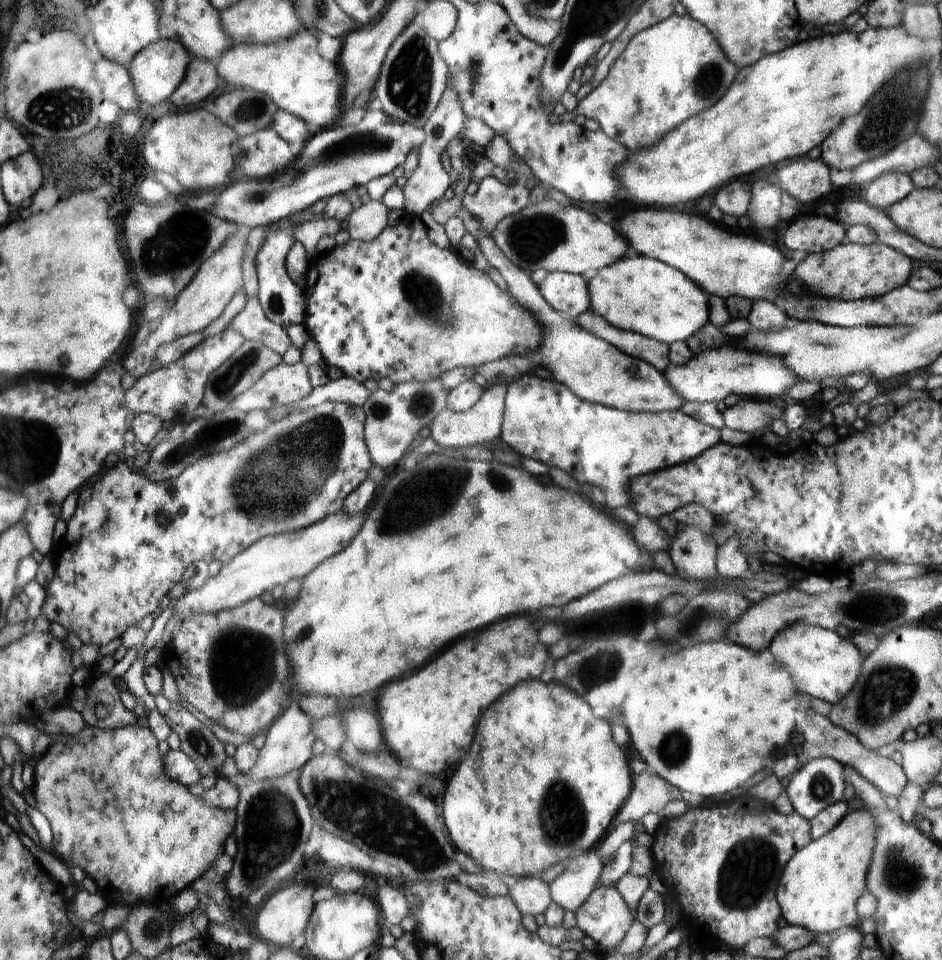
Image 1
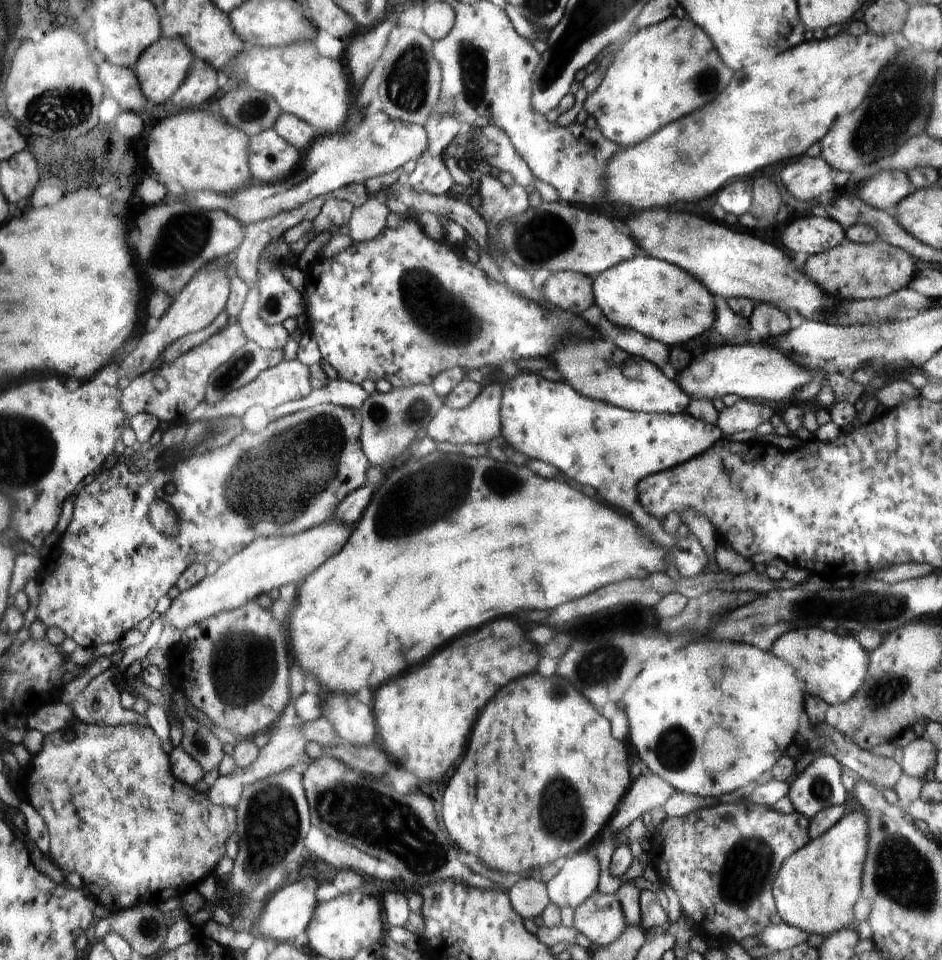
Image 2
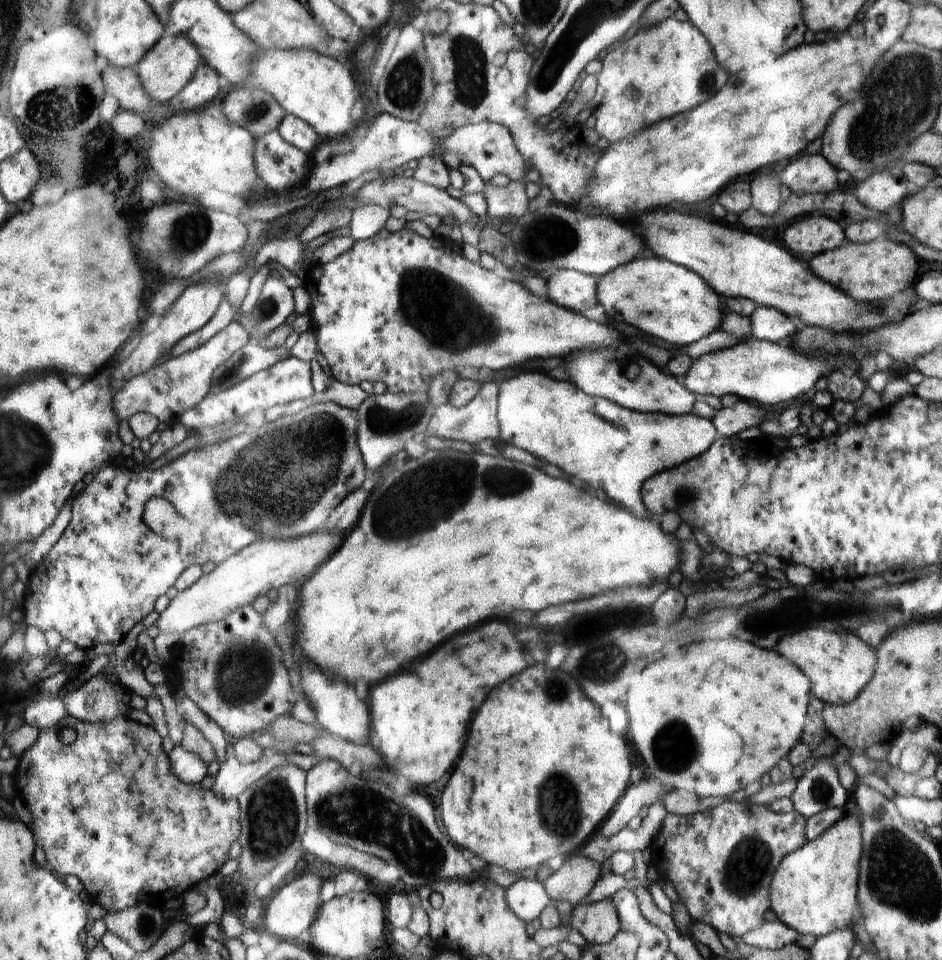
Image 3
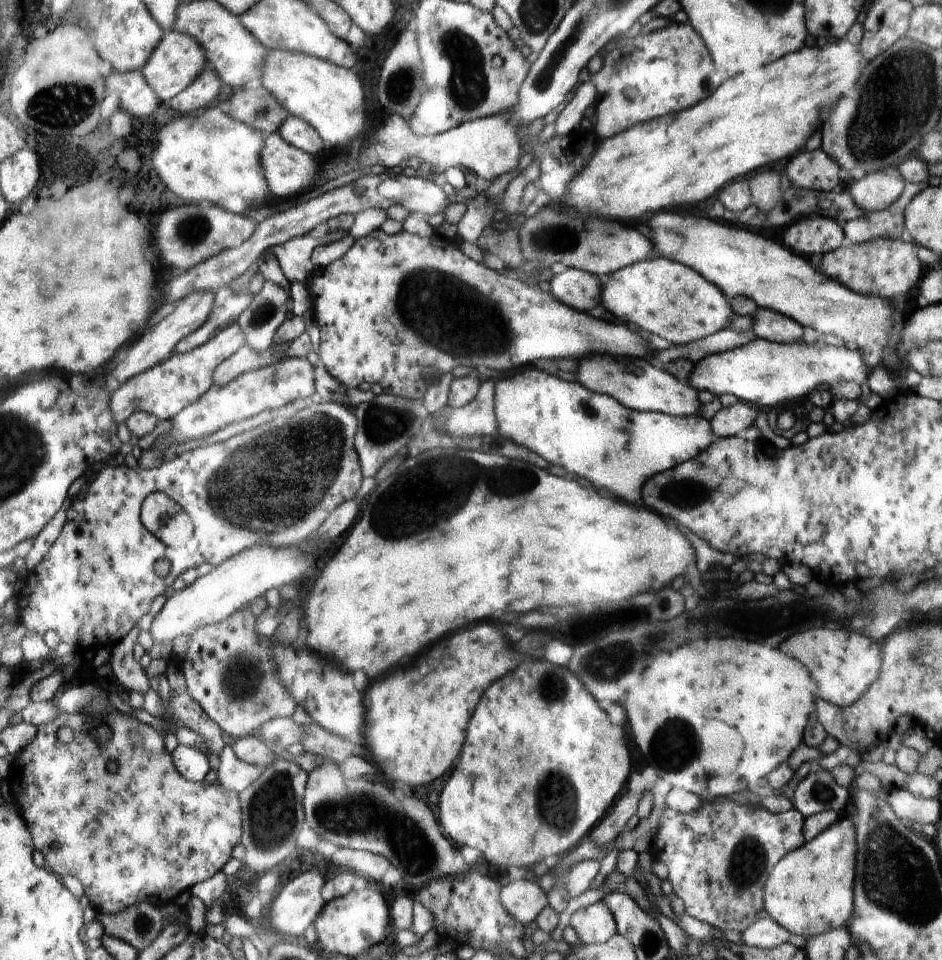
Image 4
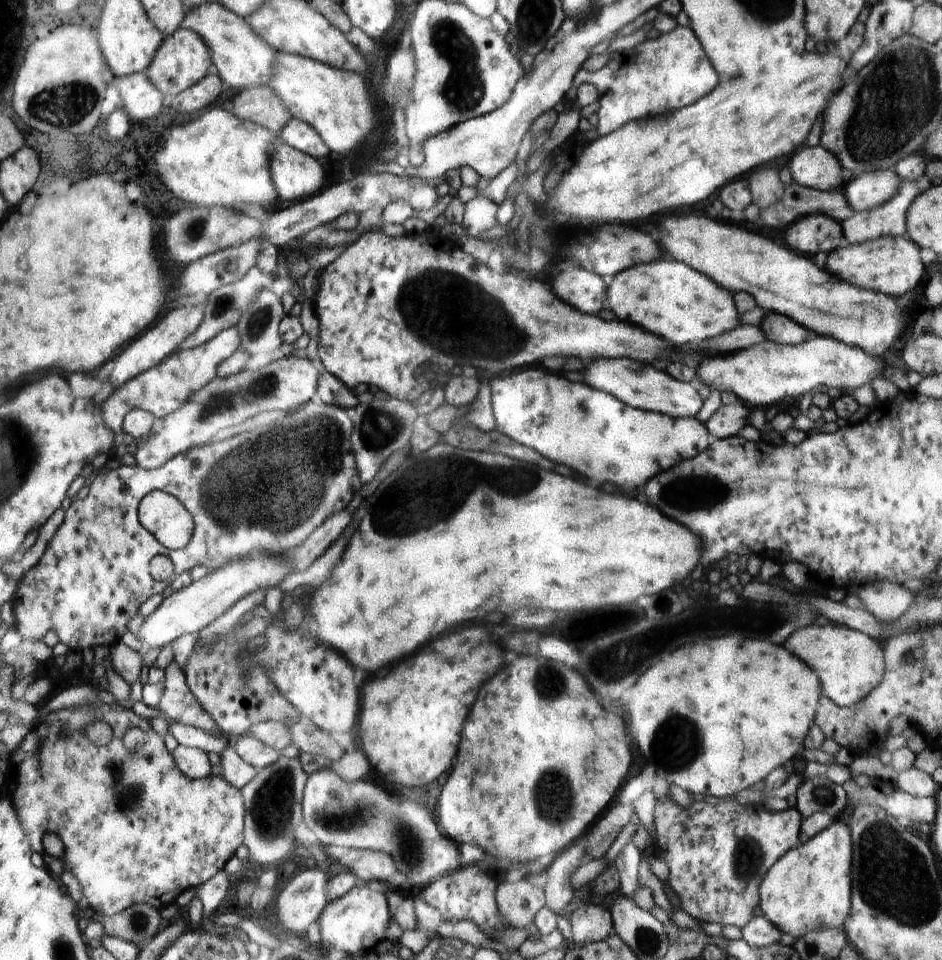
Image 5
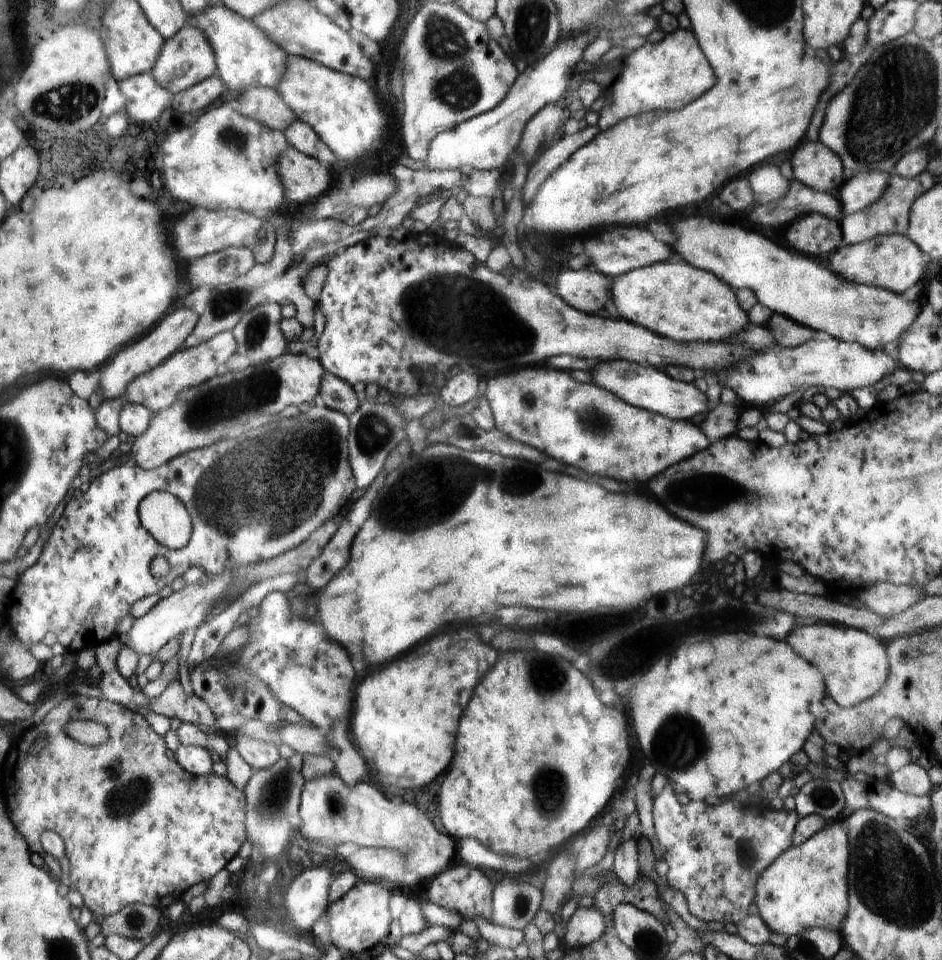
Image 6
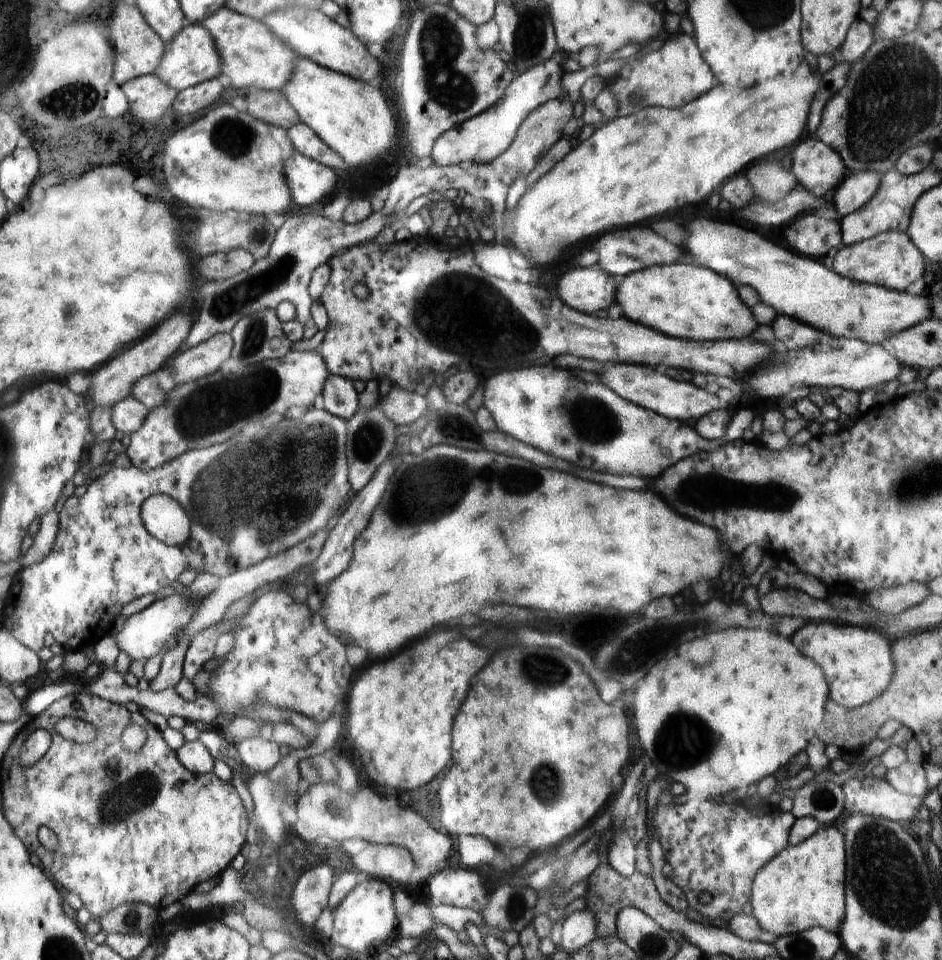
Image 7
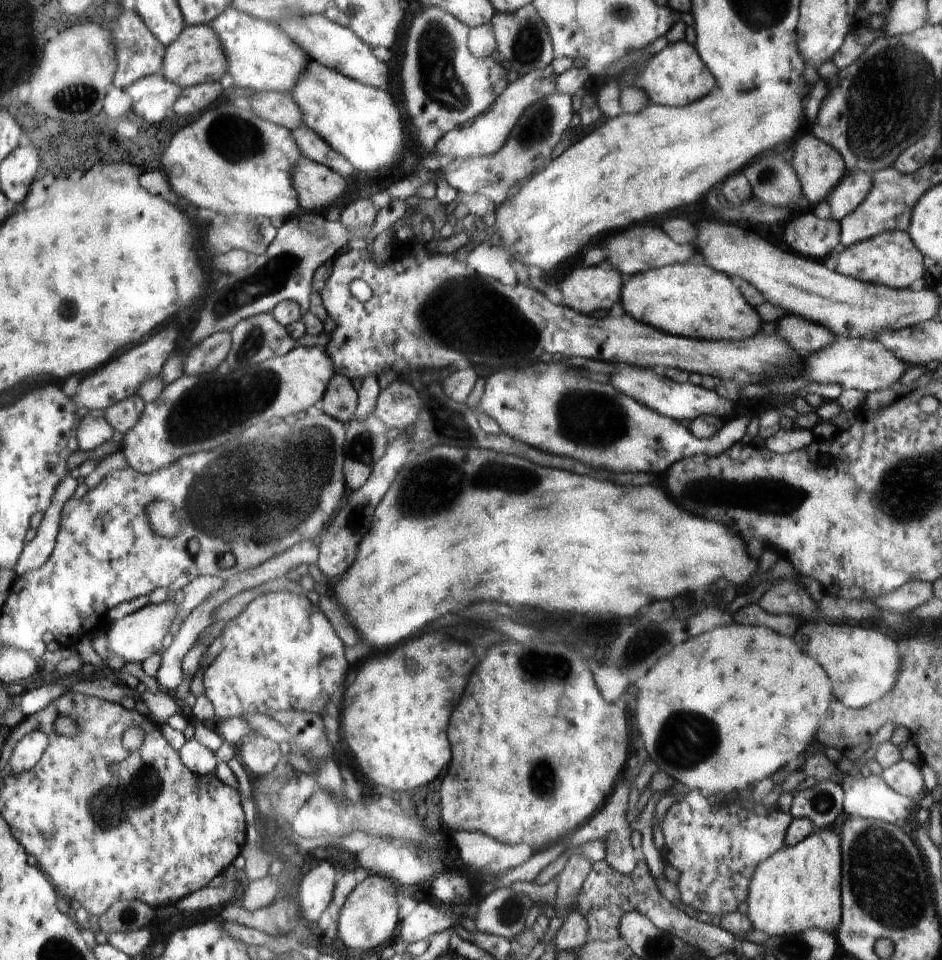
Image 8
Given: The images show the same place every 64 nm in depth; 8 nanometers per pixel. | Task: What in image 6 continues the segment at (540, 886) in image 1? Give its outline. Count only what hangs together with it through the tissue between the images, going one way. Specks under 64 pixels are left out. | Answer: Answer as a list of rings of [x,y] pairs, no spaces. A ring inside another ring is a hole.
[[[505,877],[495,886],[494,903],[489,921],[505,928],[524,929],[541,910],[542,892],[532,884],[514,882]]]

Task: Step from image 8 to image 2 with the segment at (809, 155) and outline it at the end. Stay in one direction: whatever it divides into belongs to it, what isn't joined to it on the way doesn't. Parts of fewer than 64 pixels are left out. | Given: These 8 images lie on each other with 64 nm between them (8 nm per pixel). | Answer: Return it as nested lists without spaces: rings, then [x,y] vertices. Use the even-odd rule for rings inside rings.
[[[802,156],[800,160],[786,164],[782,168],[780,178],[792,197],[798,200],[814,200],[822,192],[832,192],[832,170],[821,156],[808,158]]]

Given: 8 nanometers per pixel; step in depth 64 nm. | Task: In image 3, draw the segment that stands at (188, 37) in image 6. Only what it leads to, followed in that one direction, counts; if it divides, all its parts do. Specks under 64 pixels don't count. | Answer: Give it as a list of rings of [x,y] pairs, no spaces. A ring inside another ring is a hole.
[[[164,35],[164,38],[145,56],[138,69],[145,87],[162,104],[178,96],[195,78],[204,58],[199,48],[187,36]]]

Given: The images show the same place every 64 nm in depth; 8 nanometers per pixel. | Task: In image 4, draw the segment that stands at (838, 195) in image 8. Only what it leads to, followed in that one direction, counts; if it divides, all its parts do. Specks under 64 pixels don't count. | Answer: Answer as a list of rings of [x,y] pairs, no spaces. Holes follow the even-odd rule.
[[[892,165],[881,171],[868,173],[857,180],[849,190],[854,202],[866,212],[883,211],[899,200],[906,188],[906,180]]]

